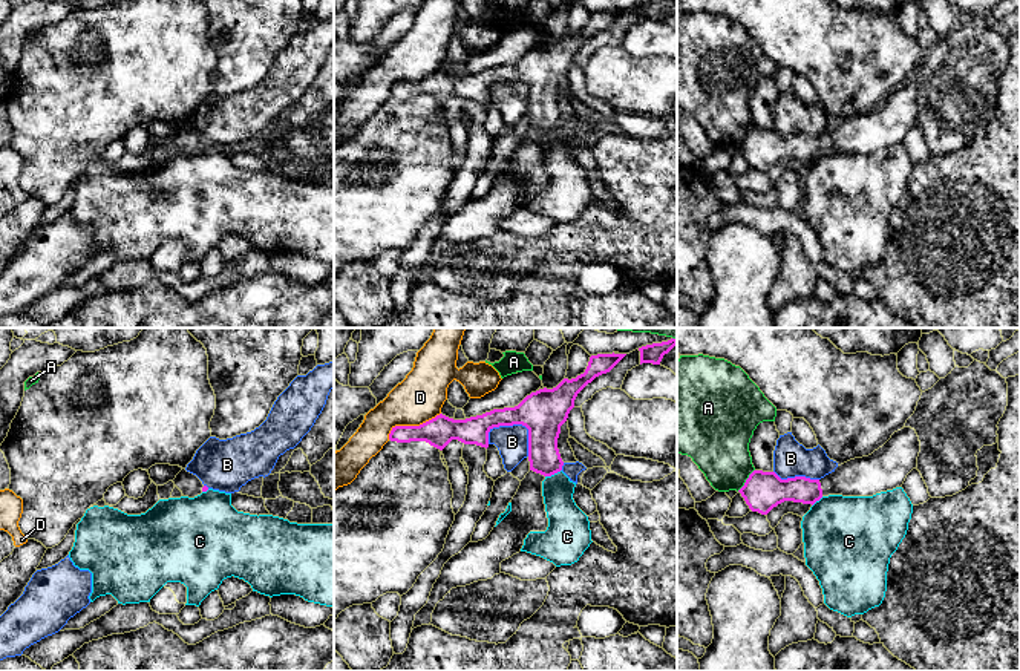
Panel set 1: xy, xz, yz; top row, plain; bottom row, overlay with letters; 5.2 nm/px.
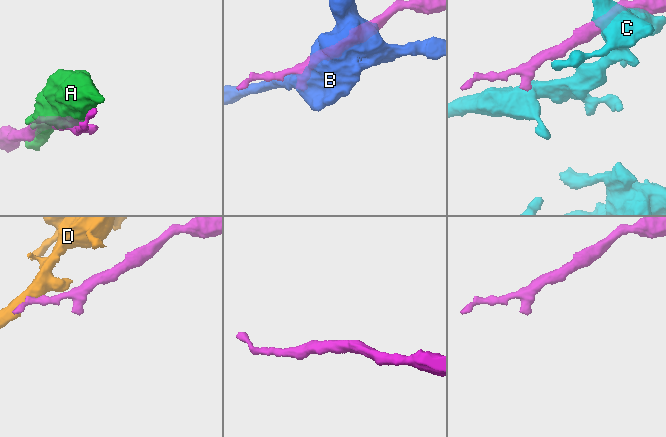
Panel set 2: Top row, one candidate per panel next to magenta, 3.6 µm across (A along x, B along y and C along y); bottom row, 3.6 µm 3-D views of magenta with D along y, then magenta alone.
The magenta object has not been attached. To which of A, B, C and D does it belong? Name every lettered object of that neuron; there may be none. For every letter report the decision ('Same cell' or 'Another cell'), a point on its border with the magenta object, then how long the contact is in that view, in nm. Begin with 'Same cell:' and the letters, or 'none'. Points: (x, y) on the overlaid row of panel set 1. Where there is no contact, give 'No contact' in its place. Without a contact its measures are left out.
Same cell: none
A: Another cell. Touches magenta at yz (746, 480). Shared border 150 nm
B: Another cell. Touches magenta at xz (521, 423). Shared border 260 nm
C: Another cell. Touches magenta at xz (553, 474). Shared border 100 nm
D: Another cell. Touches magenta at xz (411, 426). Shared border 320 nm

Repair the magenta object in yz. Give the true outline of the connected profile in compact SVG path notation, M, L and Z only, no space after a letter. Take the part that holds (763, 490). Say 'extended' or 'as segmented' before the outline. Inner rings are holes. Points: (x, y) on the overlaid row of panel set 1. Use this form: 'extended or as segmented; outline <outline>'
extended; outline M904 427L871 455L850 460L821 480L781 480L775 472L754 470L738 492L749 509L761 515L784 501L813 506L829 495L873 496L902 487L907 475L917 469L919 452L916 430Z

